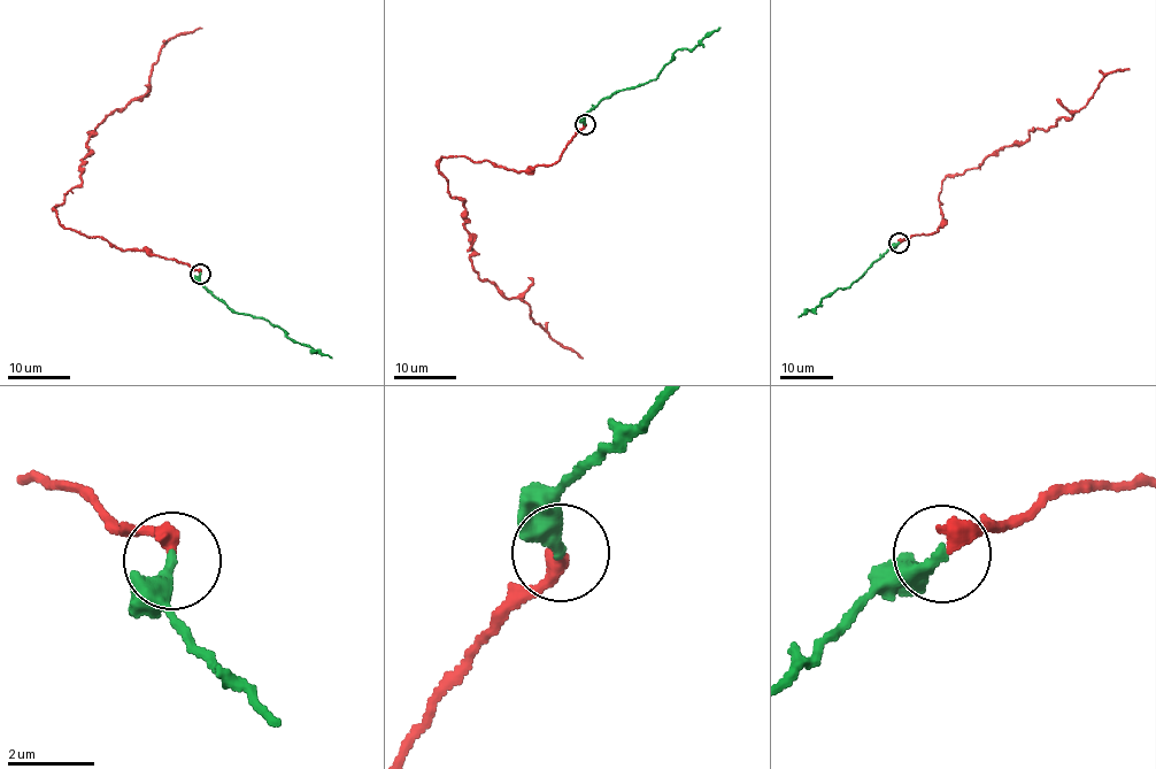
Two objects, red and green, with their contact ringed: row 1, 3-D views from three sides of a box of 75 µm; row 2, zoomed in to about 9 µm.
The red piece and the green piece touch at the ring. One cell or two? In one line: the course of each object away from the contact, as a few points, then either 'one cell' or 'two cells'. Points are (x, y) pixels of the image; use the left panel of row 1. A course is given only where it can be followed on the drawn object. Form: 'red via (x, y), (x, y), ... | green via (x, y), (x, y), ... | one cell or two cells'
red via (200, 274), (66, 229), (55, 210), (81, 182), (92, 132), (148, 94), (151, 67), (167, 41), (201, 29) | green via (200, 275), (200, 281), (229, 308), (268, 320), (290, 339), (331, 359) | one cell

